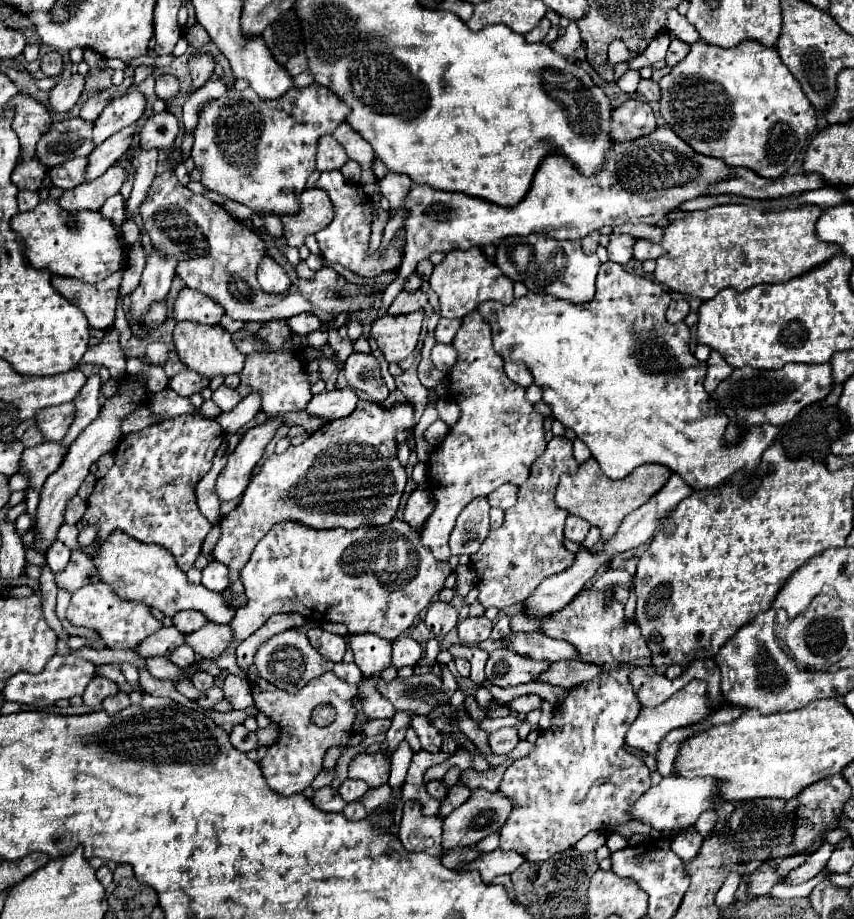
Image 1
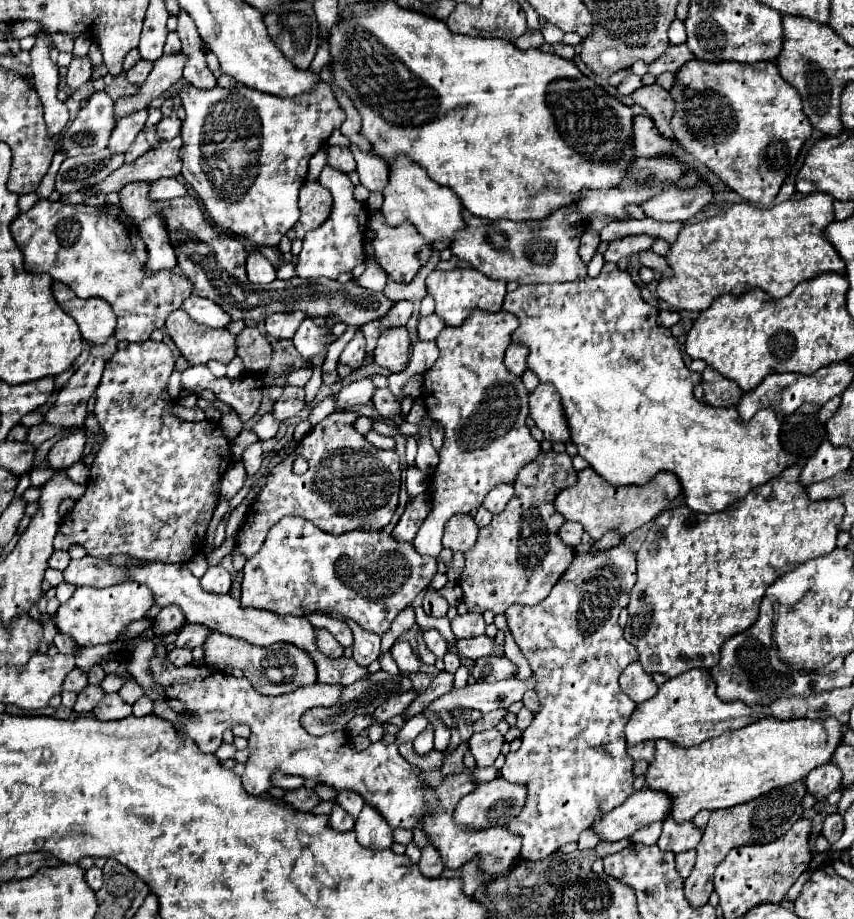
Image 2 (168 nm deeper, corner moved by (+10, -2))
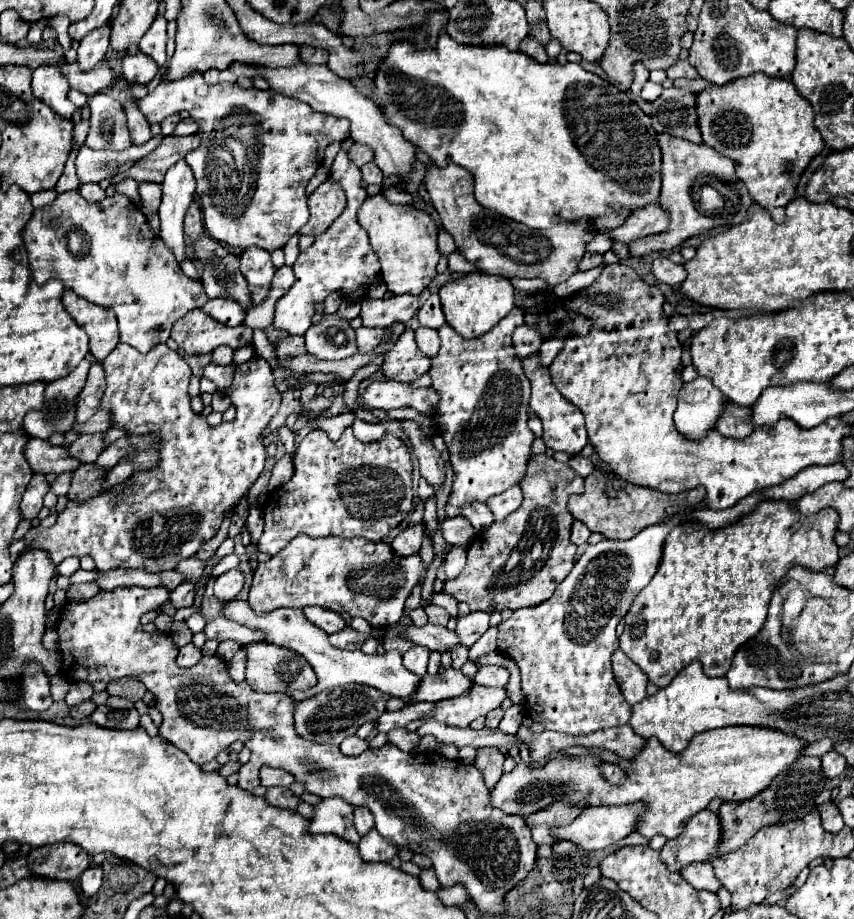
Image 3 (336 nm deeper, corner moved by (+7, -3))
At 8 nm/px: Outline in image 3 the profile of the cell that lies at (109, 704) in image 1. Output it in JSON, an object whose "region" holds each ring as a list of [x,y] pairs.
{"region":[[[110,696],[106,704],[98,706],[92,714],[90,714],[92,722],[104,728],[118,728],[118,730],[132,730],[138,726],[138,710],[134,708],[134,704],[126,698],[118,698],[118,696]]]}

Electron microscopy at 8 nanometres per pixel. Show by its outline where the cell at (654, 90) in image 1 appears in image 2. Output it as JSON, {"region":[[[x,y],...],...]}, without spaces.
{"region":[[[645,85],[637,89],[633,95],[633,101],[639,103],[647,115],[653,119],[657,131],[671,139],[673,129],[669,127],[669,117],[673,117],[673,97],[669,91],[665,91],[661,85]]]}

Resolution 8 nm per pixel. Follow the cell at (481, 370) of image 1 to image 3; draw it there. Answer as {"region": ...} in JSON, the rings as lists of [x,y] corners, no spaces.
{"region":[[[514,306],[512,312],[500,320],[500,324],[478,338],[464,339],[448,324],[437,330],[440,350],[438,356],[432,360],[432,368],[428,374],[432,378],[432,388],[436,388],[436,392],[440,394],[432,418],[436,430],[448,446],[450,464],[454,470],[454,486],[446,504],[446,516],[458,516],[464,504],[486,502],[490,496],[520,484],[526,474],[526,464],[532,456],[530,446],[536,436],[528,428],[530,382],[512,348],[512,334],[520,324],[524,324],[524,314],[518,306]]]}

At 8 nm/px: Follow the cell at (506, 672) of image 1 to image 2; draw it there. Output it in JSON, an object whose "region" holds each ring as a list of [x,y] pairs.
{"region":[[[481,657],[475,661],[471,675],[479,683],[497,683],[515,677],[517,667],[507,657]]]}

